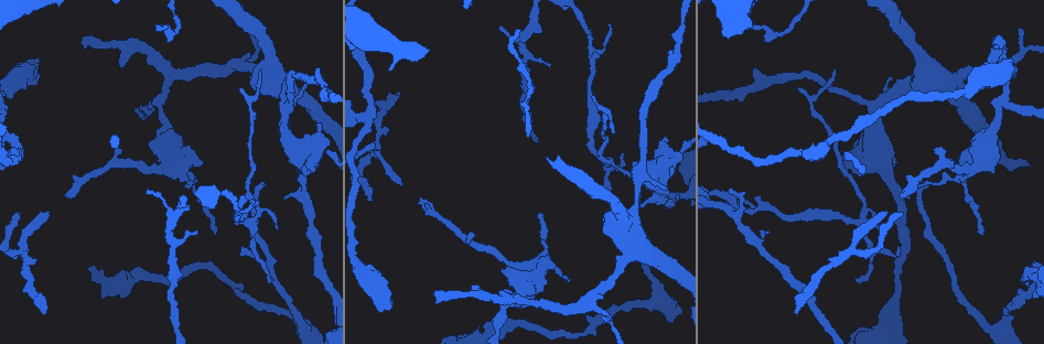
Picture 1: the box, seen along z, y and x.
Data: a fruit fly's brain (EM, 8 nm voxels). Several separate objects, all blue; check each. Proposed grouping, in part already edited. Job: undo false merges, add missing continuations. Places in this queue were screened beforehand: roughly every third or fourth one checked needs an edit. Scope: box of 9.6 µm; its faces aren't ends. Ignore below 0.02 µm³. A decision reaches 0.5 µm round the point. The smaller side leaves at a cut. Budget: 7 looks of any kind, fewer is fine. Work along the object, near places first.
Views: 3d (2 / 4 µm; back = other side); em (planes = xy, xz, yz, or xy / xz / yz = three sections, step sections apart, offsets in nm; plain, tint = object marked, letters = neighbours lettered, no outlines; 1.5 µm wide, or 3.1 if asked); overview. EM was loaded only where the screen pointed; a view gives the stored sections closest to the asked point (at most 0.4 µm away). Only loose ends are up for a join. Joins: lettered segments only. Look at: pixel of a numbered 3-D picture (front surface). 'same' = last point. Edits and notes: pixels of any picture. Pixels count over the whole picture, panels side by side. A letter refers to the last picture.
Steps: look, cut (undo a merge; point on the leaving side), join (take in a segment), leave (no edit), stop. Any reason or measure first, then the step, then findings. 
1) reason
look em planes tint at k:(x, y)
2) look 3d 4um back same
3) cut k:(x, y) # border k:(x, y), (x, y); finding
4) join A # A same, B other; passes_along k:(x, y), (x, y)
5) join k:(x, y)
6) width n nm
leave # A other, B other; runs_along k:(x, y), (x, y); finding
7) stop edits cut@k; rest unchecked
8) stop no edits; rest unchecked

three arms meet
look 3d 2um at 1:(251, 223)

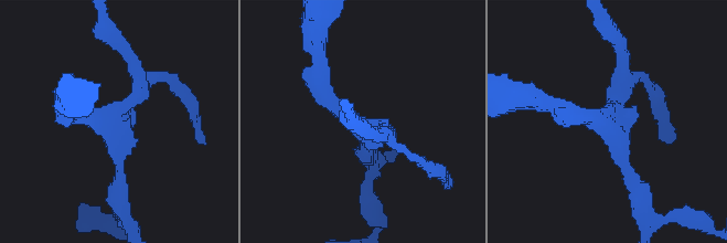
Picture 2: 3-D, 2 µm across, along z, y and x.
shape alone is not enough
look em xz step 4 letters at 2:(608, 128)

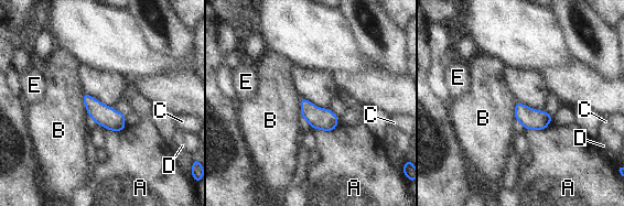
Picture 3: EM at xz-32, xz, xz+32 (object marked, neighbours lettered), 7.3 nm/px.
longest_contact B 170 nm
leave # A other, B other, C other, D other, E other; all the same neuron

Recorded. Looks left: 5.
free end
look em planes letters at 1:(263, 183)

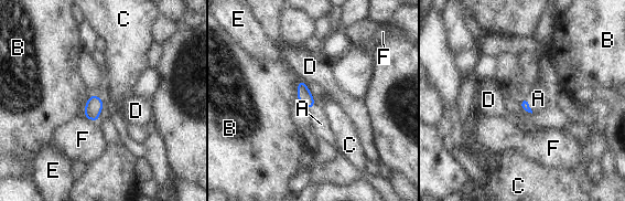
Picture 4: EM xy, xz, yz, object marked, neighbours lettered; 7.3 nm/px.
longest_contact B 150 nm
join A # A same, B other, C other, D other, E other, F other; passes_along 4:(525, 105), (529, 106), (538, 98); it goes on there

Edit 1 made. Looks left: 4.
look overview

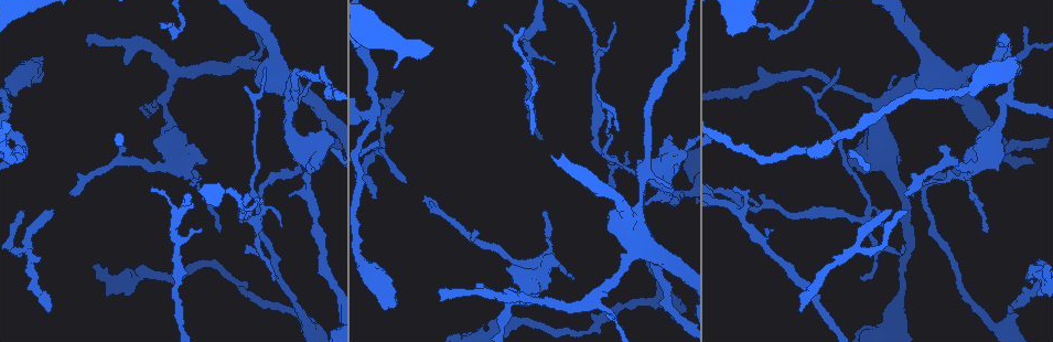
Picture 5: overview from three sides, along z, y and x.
free end
look 3d 2um back at 5:(189, 184)

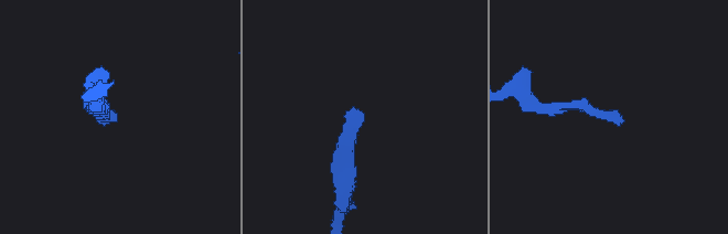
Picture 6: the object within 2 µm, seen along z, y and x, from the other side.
look em yz step 8 letters at 6:(111, 122)

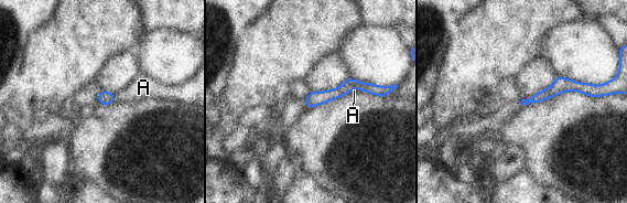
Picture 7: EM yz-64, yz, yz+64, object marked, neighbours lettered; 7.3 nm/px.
leave # A other; runs_along 7:(381, 93), (348, 85), (307, 102); none of them fits

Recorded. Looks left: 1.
stop edits join@4; rest unchecked

